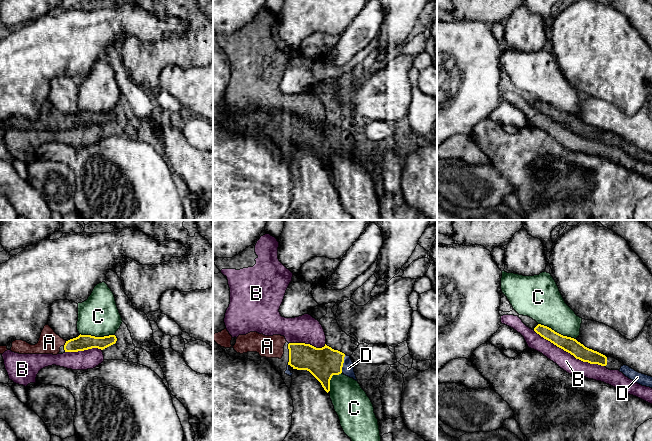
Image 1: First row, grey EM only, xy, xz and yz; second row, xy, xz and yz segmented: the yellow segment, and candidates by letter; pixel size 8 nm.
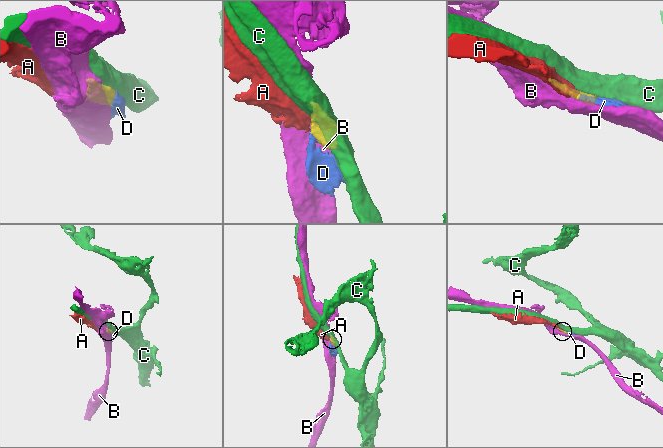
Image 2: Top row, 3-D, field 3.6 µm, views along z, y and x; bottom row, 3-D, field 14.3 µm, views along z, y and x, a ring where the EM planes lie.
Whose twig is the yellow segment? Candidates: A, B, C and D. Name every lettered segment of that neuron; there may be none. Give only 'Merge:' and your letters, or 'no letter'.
Merge: A, D

